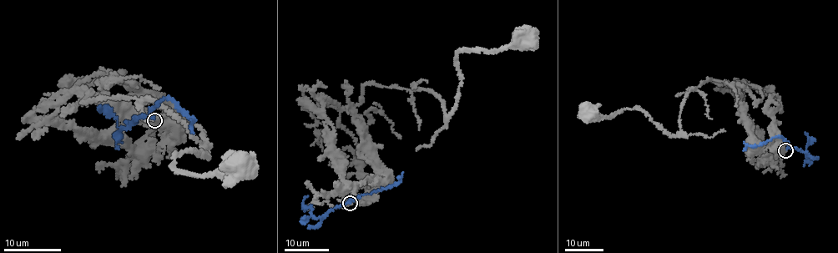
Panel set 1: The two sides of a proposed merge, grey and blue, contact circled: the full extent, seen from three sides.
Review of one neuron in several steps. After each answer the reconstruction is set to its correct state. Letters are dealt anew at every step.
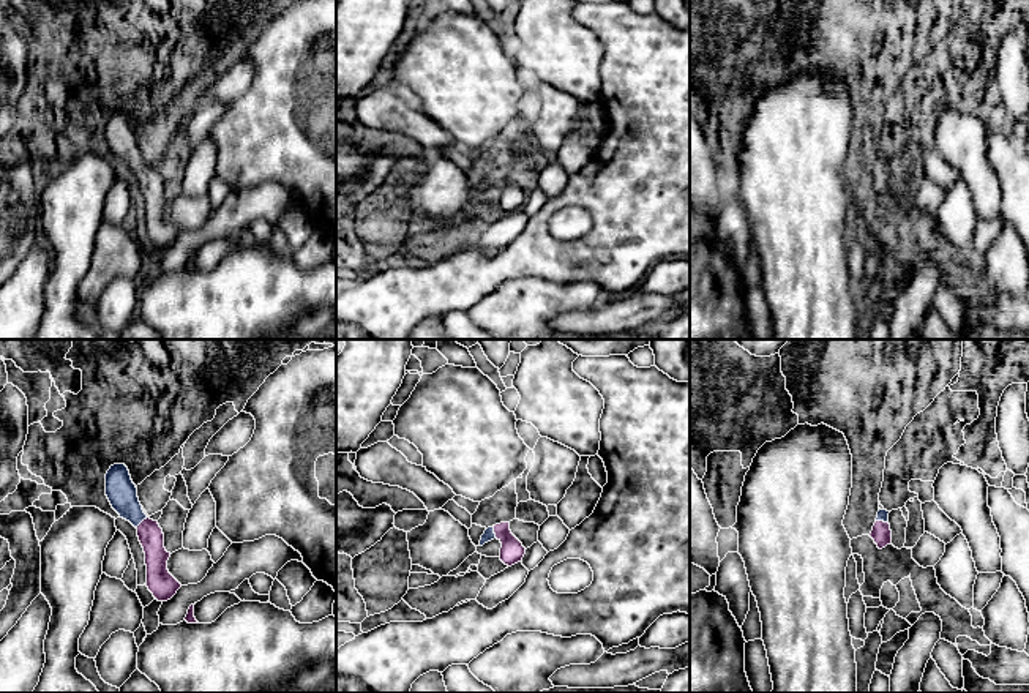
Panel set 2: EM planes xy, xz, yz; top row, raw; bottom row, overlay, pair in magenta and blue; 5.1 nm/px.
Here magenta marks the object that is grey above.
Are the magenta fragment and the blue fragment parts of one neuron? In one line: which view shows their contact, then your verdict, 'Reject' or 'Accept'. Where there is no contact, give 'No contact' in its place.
Touches magenta in xy. Accept

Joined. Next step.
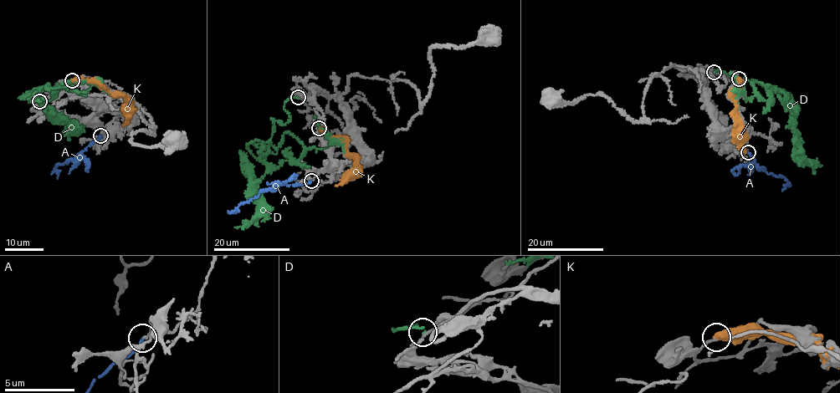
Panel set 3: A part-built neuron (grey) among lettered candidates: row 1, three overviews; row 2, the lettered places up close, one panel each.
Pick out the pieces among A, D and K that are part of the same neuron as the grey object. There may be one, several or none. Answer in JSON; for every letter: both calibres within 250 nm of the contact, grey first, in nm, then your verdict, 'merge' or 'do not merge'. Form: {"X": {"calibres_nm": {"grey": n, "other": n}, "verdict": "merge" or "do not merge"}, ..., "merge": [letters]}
{"A": {"calibres_nm": {"grey": 190, "other": 220}, "verdict": "merge"}, "D": {"calibres_nm": {"grey": 240, "other": 130}, "verdict": "do not merge"}, "K": {"calibres_nm": {"grey": 180, "other": 650}, "verdict": "do not merge"}, "merge": ["A"]}

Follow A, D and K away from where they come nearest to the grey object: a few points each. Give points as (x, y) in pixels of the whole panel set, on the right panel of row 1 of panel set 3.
A: (748, 152), (756, 165), (783, 177), (786, 184), (781, 191)
D: (714, 71), (784, 92), (788, 108), (796, 111), (794, 125), (804, 158), (821, 166)
K: (739, 79), (740, 84), (734, 90), (733, 98), (740, 130), (740, 148), (745, 151)

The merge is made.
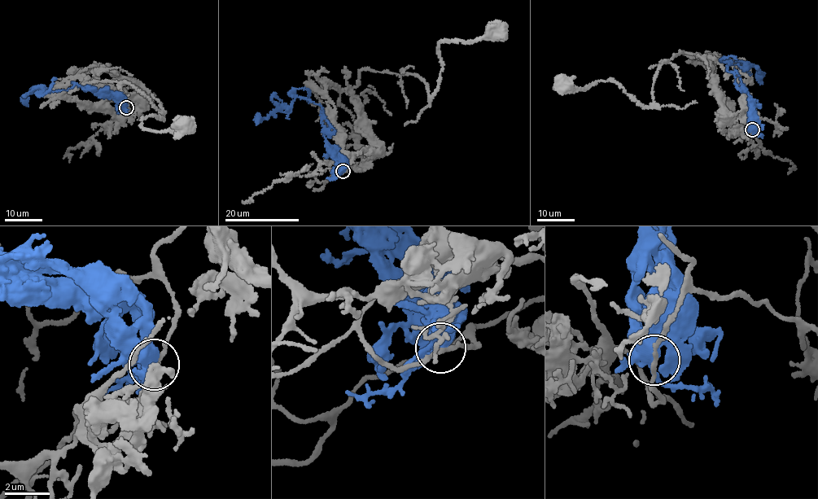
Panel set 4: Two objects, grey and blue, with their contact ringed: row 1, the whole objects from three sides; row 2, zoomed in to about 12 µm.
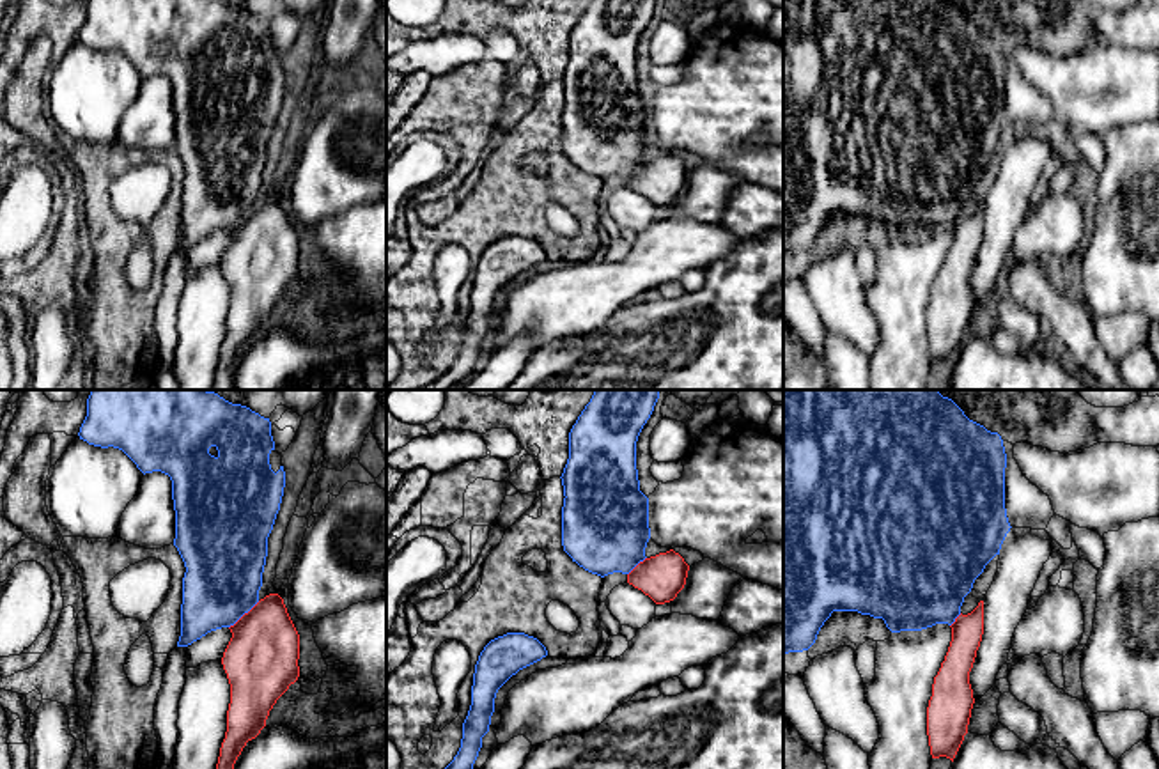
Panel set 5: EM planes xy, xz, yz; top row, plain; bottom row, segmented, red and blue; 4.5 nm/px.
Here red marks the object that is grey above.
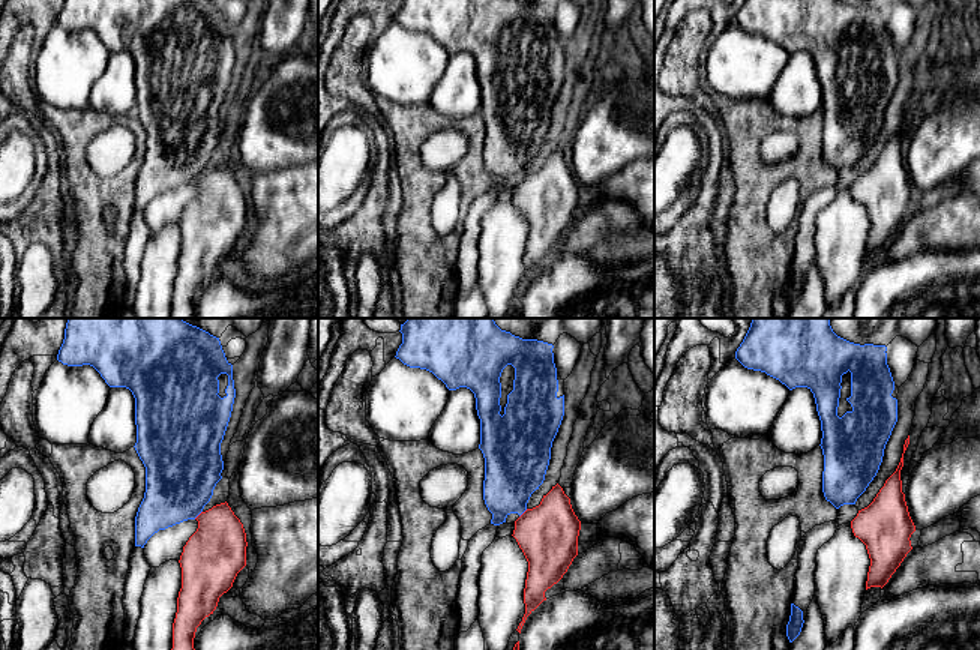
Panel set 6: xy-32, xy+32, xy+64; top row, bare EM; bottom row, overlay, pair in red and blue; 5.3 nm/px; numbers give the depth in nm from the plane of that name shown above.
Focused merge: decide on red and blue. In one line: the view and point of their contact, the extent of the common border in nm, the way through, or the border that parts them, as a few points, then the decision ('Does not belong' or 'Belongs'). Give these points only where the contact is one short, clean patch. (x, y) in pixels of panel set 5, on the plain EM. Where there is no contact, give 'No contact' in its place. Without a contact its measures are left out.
Touches red at xy (245, 217). Shared border 190 nm. Path across: xy (261, 263), (261, 234), (245, 217), (224, 195), (224, 167). Belongs

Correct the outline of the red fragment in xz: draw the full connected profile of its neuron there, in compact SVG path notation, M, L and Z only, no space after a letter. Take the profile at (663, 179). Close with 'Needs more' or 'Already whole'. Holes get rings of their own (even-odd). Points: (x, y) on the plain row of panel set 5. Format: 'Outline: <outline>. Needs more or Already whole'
Outline: M592 0L569 35L569 62L562 76L562 149L585 174L601 181L622 175L627 186L656 207L684 191L689 168L673 152L647 161L649 101L640 94L636 44L659 0Z. Needs more

